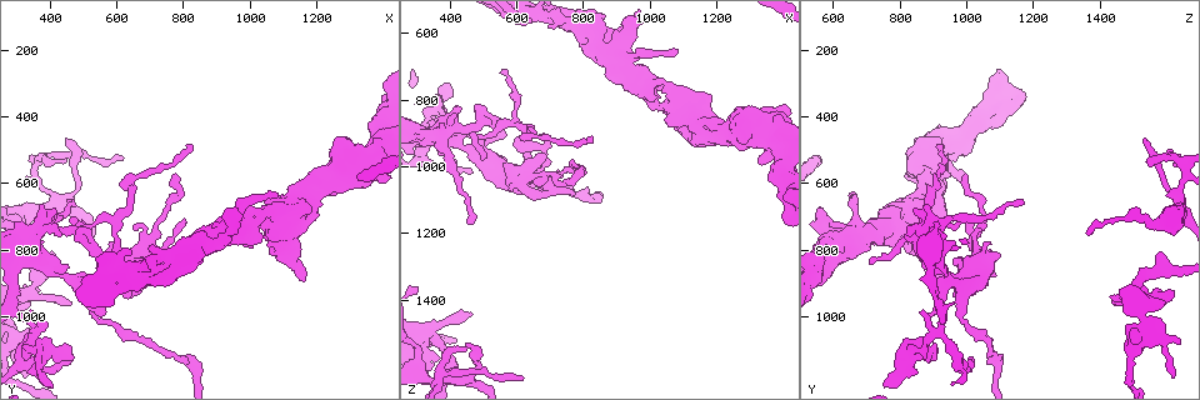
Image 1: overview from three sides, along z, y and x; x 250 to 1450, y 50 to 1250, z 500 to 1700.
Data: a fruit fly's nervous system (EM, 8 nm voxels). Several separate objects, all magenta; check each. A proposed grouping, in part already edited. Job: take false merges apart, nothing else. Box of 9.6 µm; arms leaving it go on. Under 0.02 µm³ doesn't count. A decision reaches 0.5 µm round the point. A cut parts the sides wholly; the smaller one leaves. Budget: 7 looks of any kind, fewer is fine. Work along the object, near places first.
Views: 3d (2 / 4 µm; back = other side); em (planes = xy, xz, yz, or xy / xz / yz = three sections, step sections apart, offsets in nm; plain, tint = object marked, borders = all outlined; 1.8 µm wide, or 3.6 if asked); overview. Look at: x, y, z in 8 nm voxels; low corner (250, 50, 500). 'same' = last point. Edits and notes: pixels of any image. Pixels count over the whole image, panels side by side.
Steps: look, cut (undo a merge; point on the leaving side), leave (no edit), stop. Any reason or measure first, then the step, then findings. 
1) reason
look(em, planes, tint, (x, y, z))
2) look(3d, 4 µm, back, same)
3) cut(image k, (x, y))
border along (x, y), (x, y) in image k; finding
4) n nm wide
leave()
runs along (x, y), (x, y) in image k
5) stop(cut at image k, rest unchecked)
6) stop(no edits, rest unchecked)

sharp bend
look(3d, 4 µm, back, (370, 530, 1620))

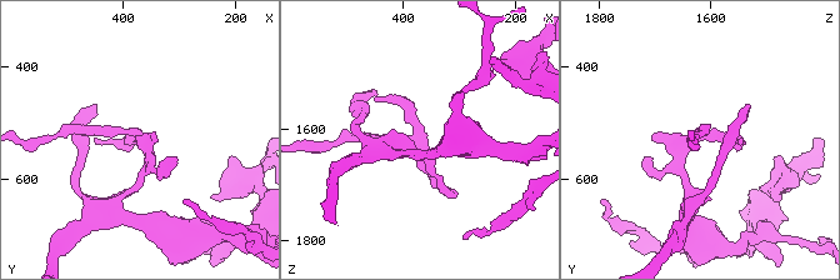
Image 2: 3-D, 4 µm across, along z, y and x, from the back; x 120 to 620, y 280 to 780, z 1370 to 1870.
shape alone is not enough
look(em, xz, step 4, tint, (370, 530, 1620))

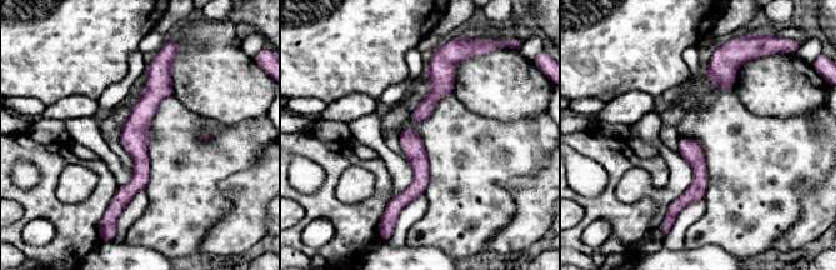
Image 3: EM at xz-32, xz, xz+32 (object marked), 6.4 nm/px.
look(em, planes, tint, same)

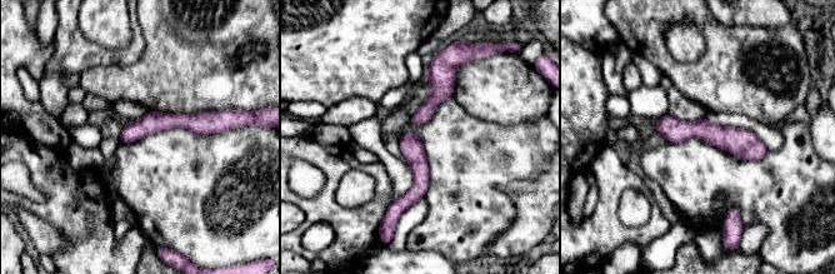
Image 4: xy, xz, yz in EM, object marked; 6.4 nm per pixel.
leave()
one neuron here

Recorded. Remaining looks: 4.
thick turns thin
look(em, planes, tint, (1190, 650, 880))

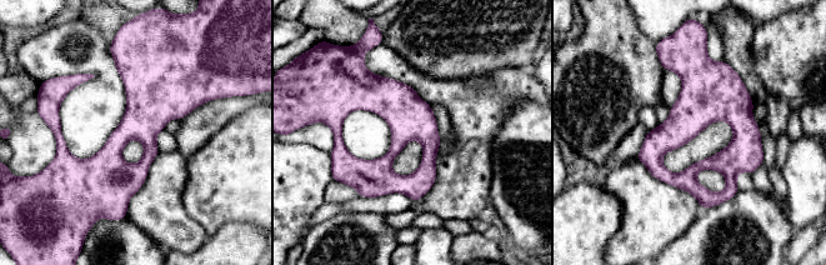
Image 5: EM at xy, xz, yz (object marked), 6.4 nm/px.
leave()
one neuron here

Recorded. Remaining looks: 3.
abrupt turn
look(3d, 2 µm, (920, 740, 670))

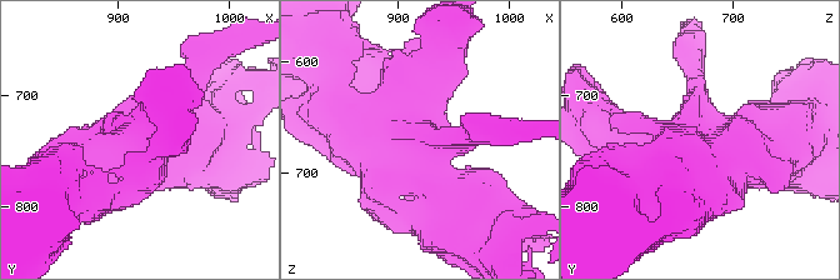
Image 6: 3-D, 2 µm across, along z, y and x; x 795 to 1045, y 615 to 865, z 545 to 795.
4 arms; now the EM
look(em, 3.6 µm, planes, plain, (918, 750, 670))

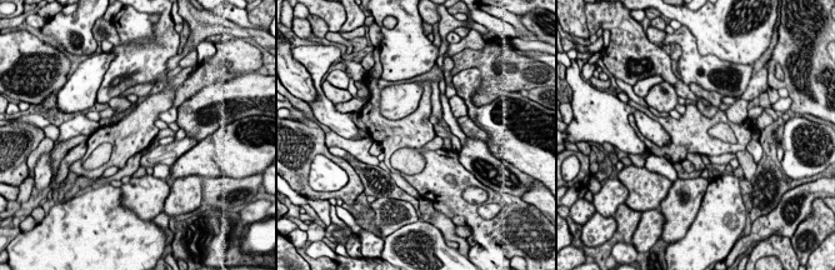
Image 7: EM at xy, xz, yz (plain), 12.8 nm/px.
look(em, 3.6 µm, planes, borders, same)

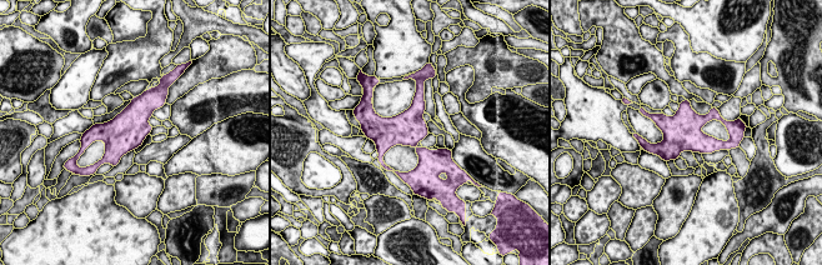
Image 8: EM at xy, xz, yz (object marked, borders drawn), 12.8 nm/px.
440 nm wide
leave()
continuous, no second neuron

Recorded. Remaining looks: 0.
stop(no edits, rest unchecked)

